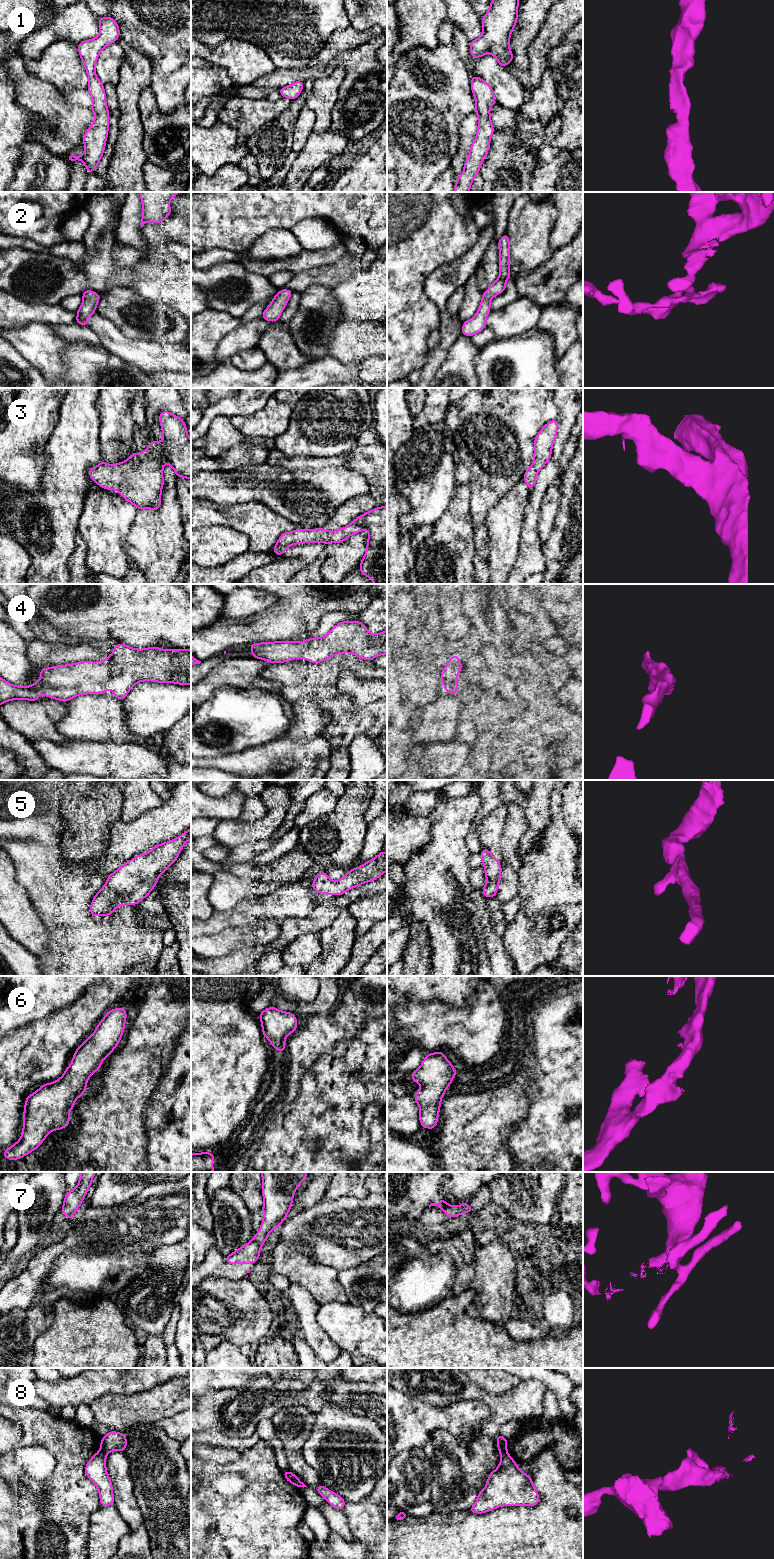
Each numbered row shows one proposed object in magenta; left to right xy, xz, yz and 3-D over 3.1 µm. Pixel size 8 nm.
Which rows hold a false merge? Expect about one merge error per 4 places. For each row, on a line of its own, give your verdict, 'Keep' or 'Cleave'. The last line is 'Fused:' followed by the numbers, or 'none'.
1: Keep
2: Keep
3: Keep
4: Keep
5: Keep
6: Keep
7: Keep
8: Cleave
Fused: 8

